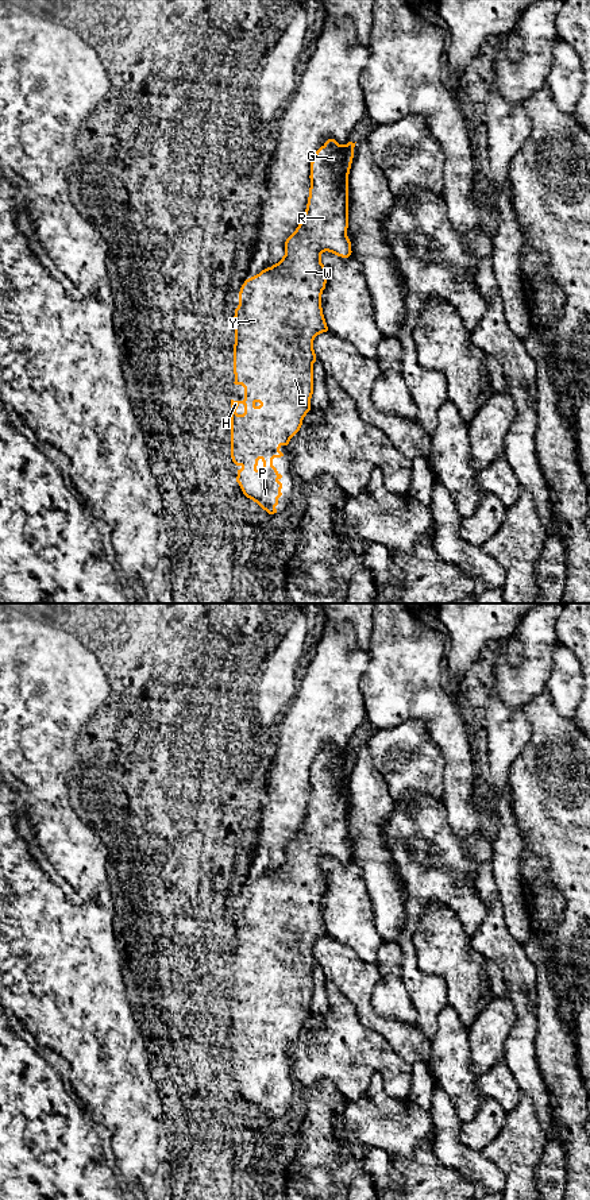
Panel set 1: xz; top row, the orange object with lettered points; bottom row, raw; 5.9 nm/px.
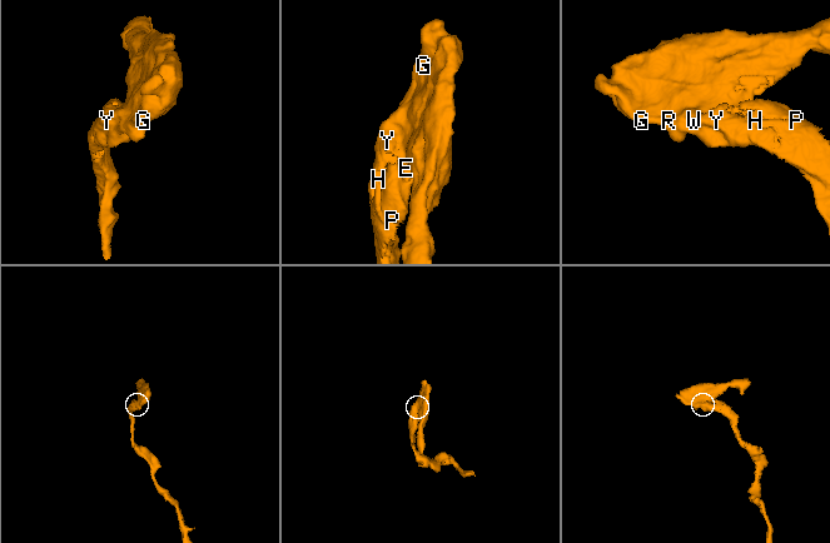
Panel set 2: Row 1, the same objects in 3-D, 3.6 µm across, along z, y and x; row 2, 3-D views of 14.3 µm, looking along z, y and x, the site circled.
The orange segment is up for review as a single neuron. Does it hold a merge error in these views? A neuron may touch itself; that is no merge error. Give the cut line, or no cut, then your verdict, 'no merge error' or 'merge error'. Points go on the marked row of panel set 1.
no cut | no merge error

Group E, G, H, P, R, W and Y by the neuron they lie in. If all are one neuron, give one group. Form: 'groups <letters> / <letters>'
groups E G H P R W Y

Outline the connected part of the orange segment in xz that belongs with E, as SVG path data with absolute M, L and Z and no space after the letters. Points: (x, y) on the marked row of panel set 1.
M328 139L315 154L311 162L311 188L305 213L296 231L285 242L282 259L248 278L240 288L239 305L235 309L235 344L234 374L235 385L244 387L244 400L231 400L231 458L238 470L236 482L243 494L257 502L269 514L277 513L275 506L282 495L282 475L273 466L274 458L281 458L282 445L300 431L302 420L311 410L313 394L313 363L316 354L313 340L327 332L328 327L323 315L321 294L327 283L327 270L321 263L321 254L328 251L342 258L351 255L348 228L348 174L354 158L355 143L339 144Z

